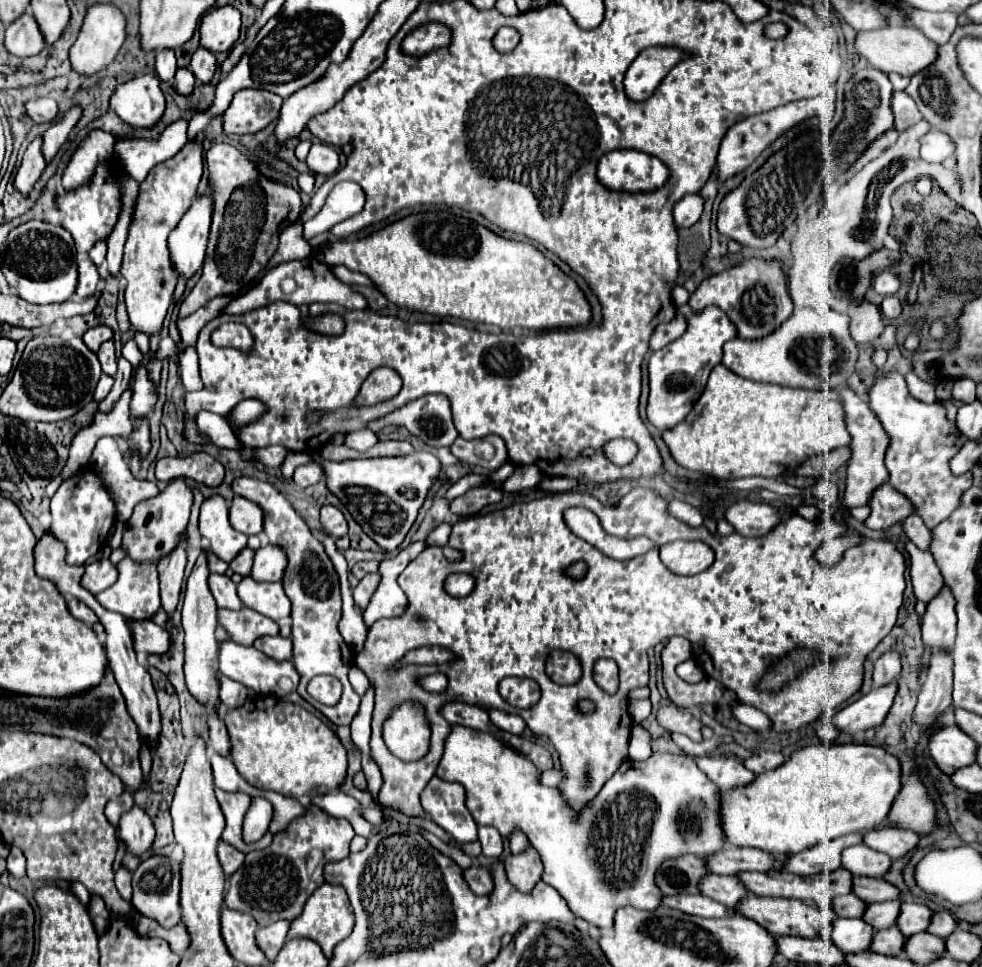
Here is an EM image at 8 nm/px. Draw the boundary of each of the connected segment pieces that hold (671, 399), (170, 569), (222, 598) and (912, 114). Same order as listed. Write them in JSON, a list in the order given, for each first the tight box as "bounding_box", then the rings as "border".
[{"bounding_box":[646,306,738,432],"border":[[[682,306],[680,312],[686,316],[686,322],[688,322],[686,332],[672,344],[664,346],[662,350],[656,350],[650,356],[650,366],[648,366],[650,398],[648,398],[646,412],[648,412],[650,424],[654,424],[660,432],[674,428],[690,414],[696,400],[706,388],[712,368],[720,364],[722,360],[724,342],[738,336],[736,326],[730,322],[726,312],[722,312],[716,306],[708,306],[702,312],[692,312],[692,308]]]},{"bounding_box":[158,546,186,614],"border":[[[178,546],[172,556],[160,560],[158,564],[158,580],[160,580],[160,596],[162,596],[162,608],[164,612],[172,614],[176,610],[180,588],[182,588],[182,576],[186,566],[186,552],[184,546]]]},{"bounding_box":[208,574,242,610],"border":[[[210,574],[208,586],[210,586],[210,592],[214,594],[218,608],[228,608],[228,610],[242,608],[242,602],[236,594],[236,584],[226,574]]]},{"bounding_box":[892,92,922,132],"border":[[[894,92],[892,110],[894,110],[894,128],[898,132],[902,132],[902,130],[906,130],[912,124],[916,124],[916,122],[922,120],[922,114],[916,108],[914,100],[908,94],[904,94],[904,92]]]}]

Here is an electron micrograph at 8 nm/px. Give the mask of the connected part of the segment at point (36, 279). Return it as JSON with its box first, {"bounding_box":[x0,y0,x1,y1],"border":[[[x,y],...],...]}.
{"bounding_box":[2,220,78,304],"border":[[[30,220],[8,234],[2,250],[2,272],[10,286],[18,288],[18,296],[32,304],[66,302],[78,282],[76,248],[68,230],[50,228],[44,220]]]}

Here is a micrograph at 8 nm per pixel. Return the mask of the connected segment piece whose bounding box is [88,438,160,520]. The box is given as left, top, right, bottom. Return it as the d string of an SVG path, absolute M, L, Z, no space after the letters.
M114 438L98 440L90 456L88 468L92 468L92 472L96 472L104 480L104 486L112 492L112 500L116 500L120 520L128 520L132 516L132 508L138 502L152 498L160 492L154 482L148 484L132 476Z

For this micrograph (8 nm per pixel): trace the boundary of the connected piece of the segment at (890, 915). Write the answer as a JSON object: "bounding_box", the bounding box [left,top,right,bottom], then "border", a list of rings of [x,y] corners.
{"bounding_box":[864,900,900,930],"border":[[[892,900],[892,902],[872,902],[876,904],[868,904],[866,912],[864,912],[864,920],[874,928],[874,930],[882,930],[882,928],[892,928],[896,926],[896,916],[900,914],[900,902]]]}

